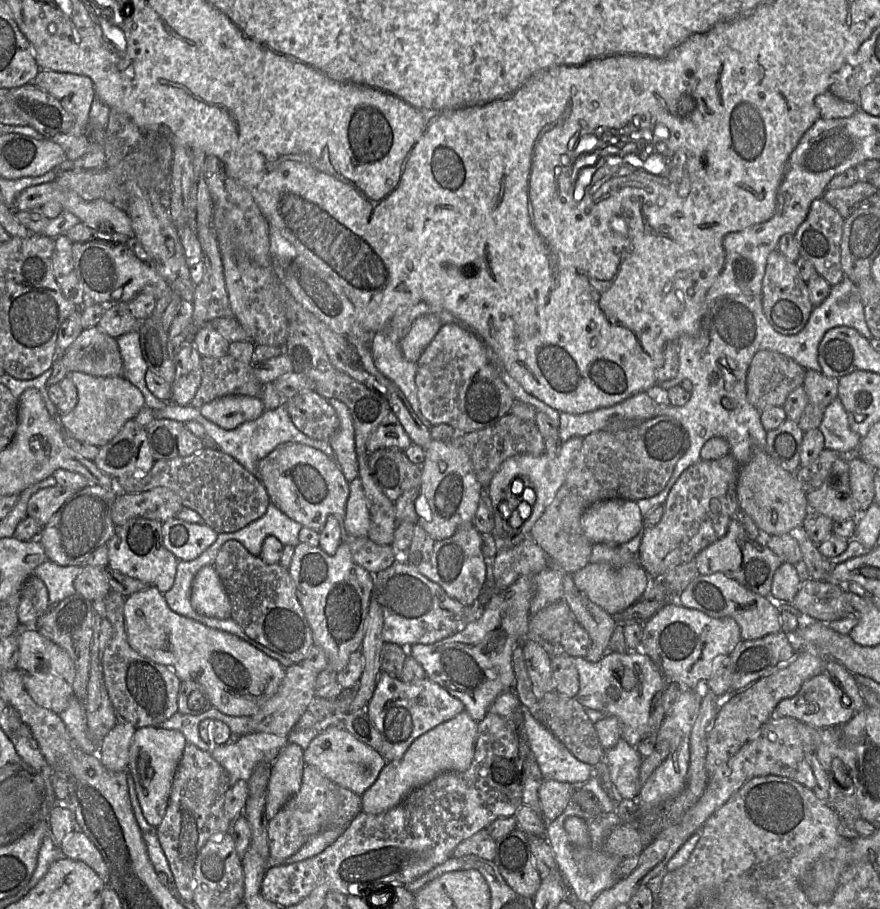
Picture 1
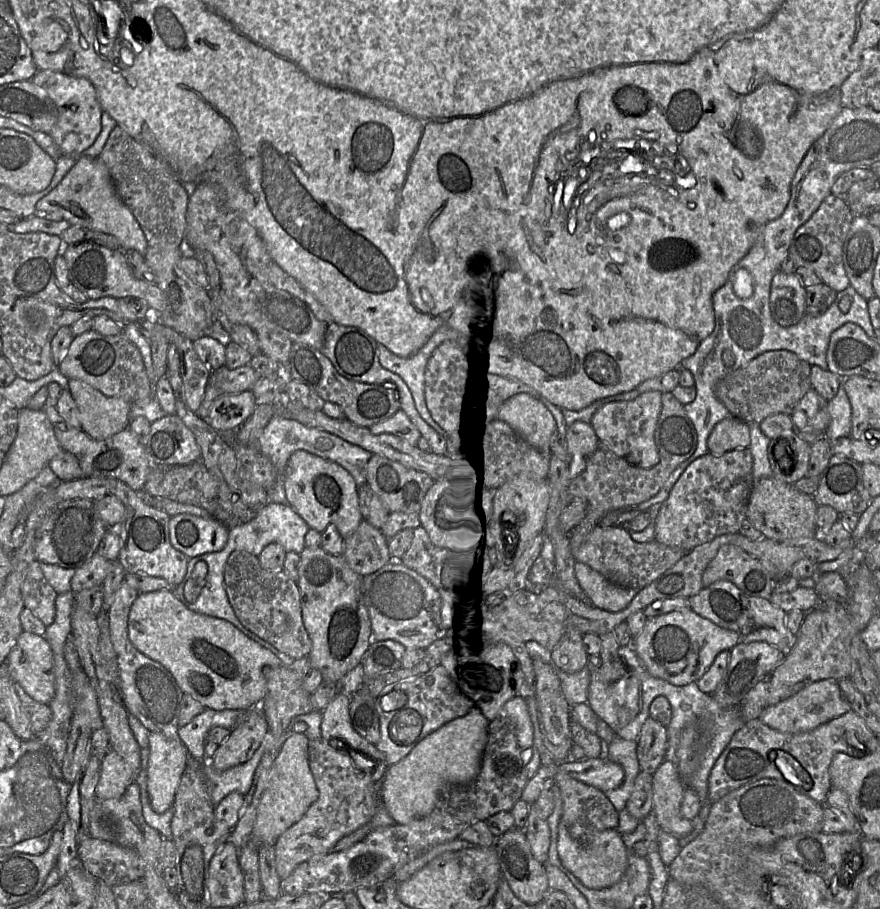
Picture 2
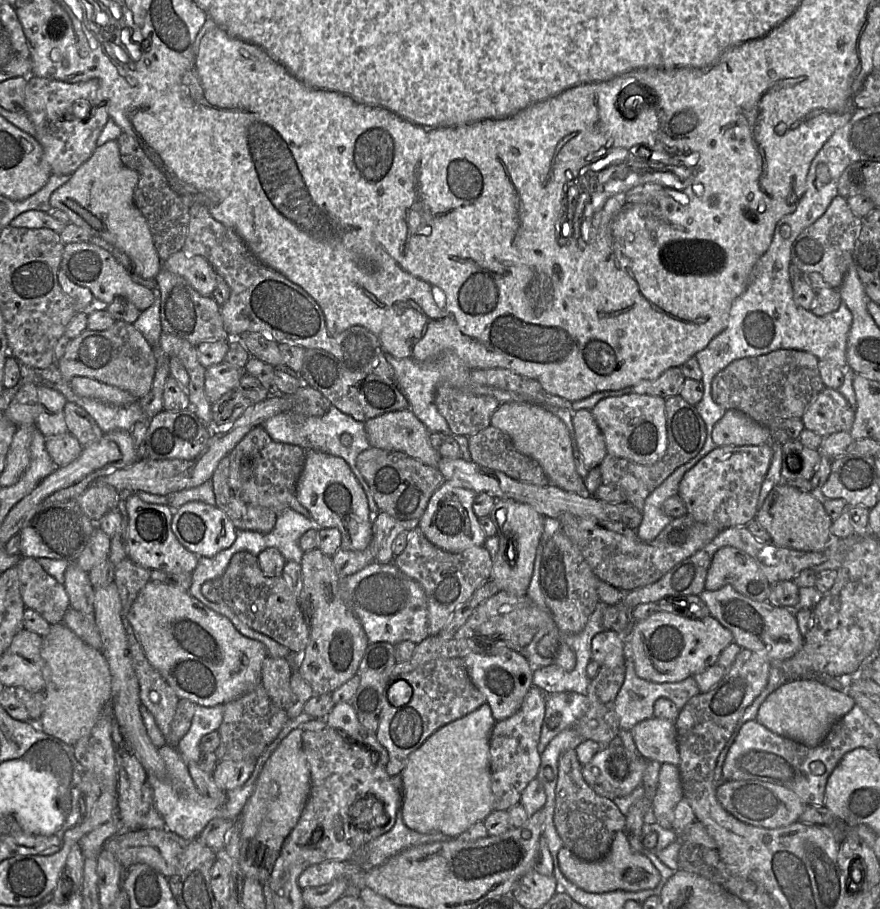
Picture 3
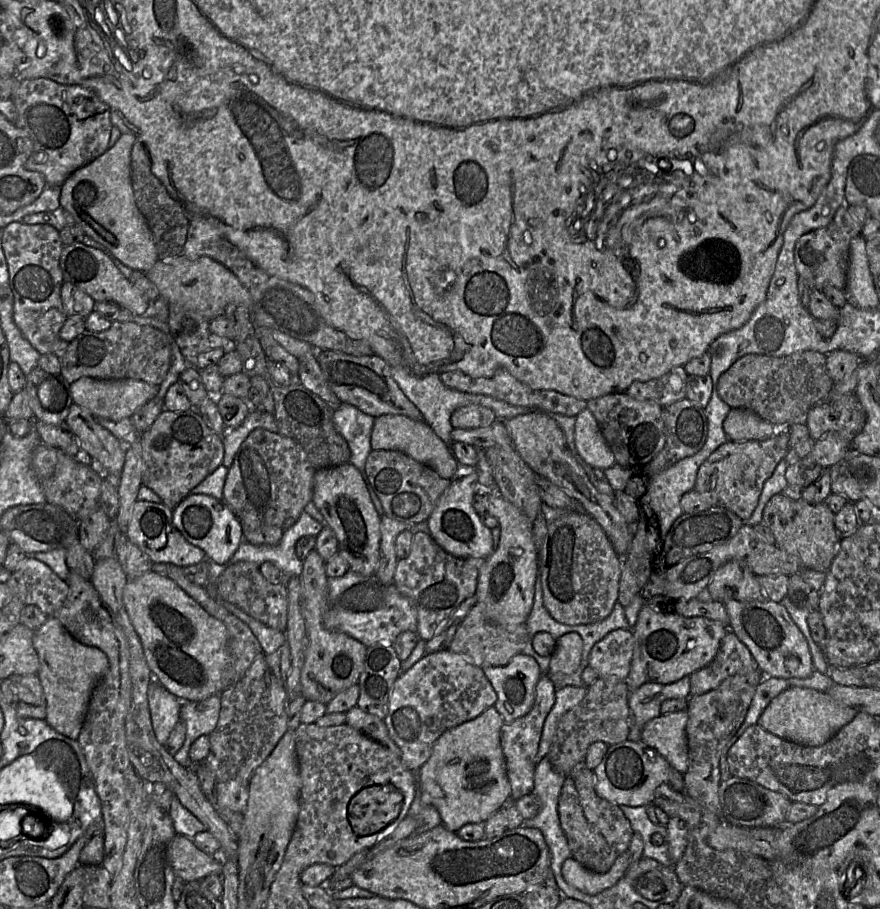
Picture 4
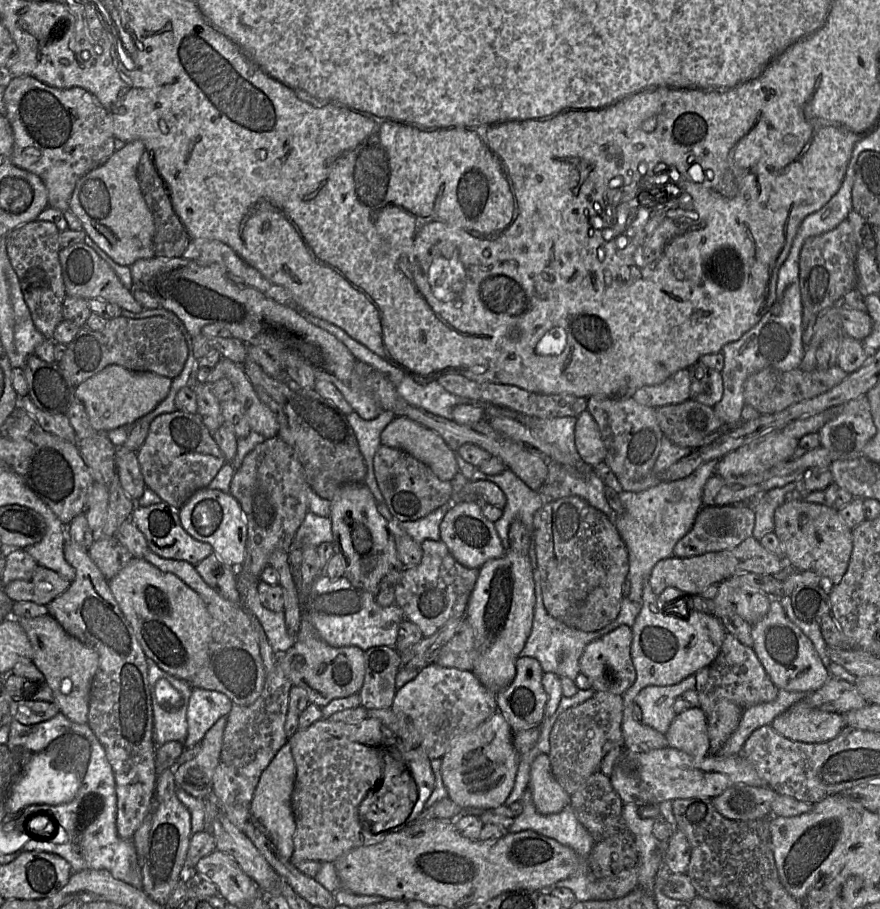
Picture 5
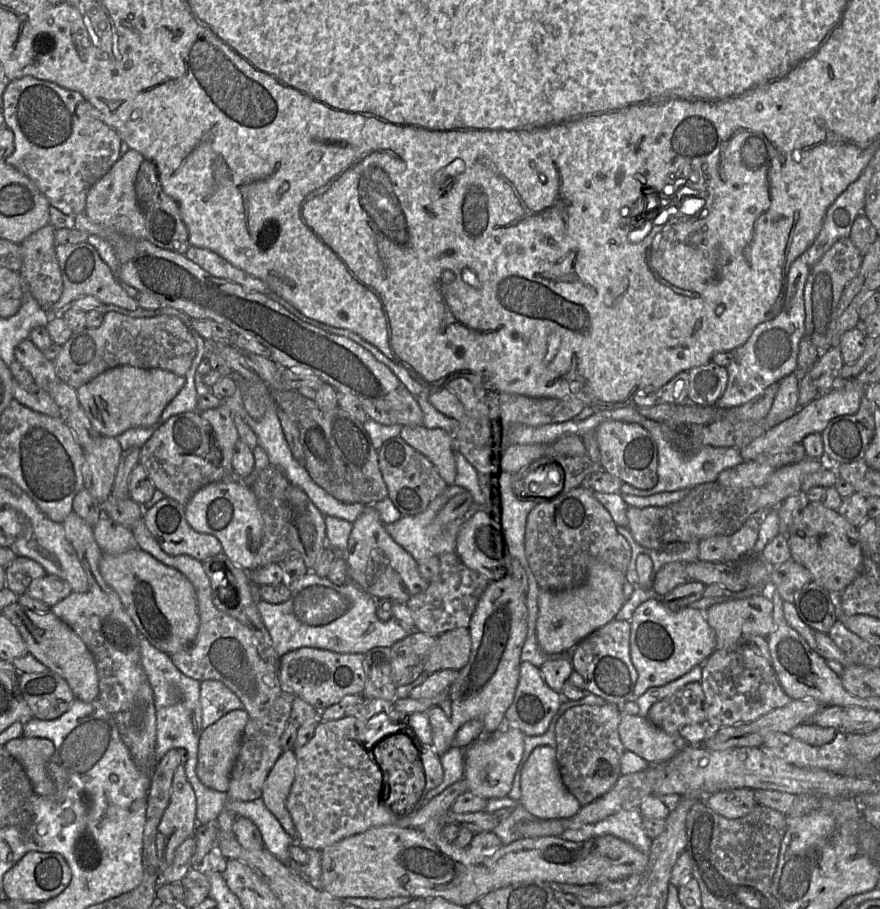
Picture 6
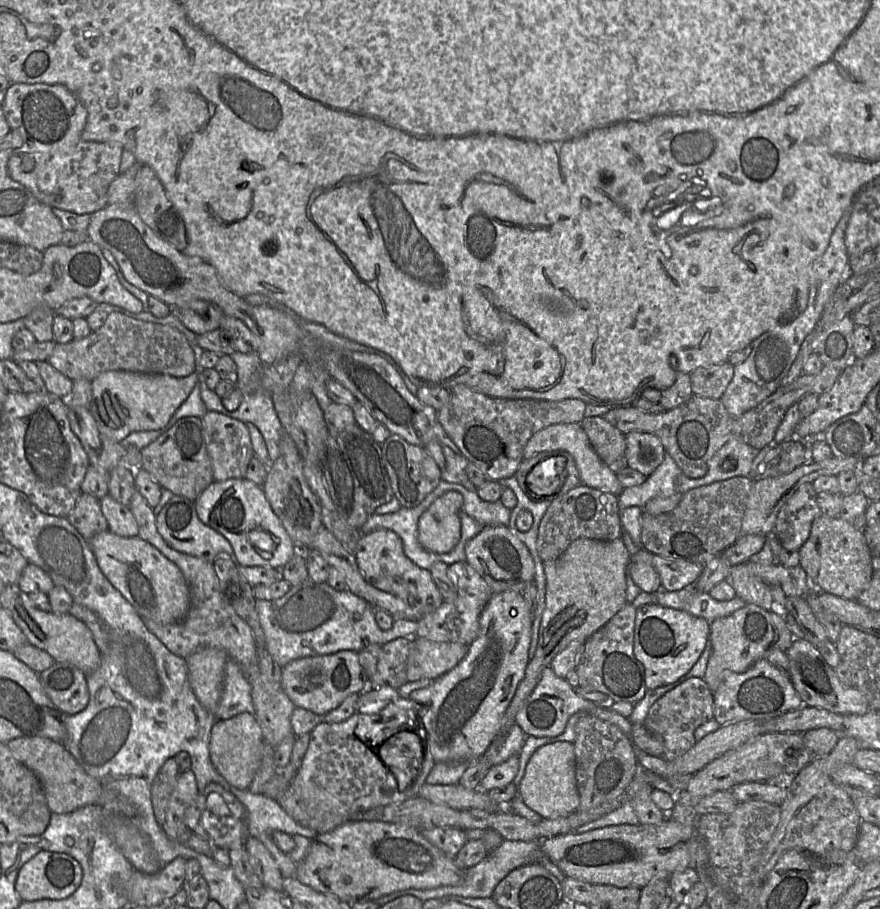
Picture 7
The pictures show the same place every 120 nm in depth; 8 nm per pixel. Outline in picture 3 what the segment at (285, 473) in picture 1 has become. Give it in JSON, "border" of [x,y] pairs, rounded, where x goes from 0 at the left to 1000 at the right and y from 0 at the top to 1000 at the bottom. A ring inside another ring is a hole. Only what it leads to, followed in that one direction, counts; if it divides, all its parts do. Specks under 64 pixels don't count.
{"border":[[[348,495],[348,504],[340,525],[335,546],[352,563],[361,581],[383,581],[388,586],[388,602],[393,605],[415,605],[424,593],[424,573],[417,546],[394,508],[359,495]]]}

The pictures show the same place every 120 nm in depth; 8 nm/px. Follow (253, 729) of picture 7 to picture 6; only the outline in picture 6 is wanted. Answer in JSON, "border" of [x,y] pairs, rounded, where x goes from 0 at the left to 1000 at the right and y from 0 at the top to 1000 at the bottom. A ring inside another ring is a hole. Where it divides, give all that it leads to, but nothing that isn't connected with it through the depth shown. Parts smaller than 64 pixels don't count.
{"border":[[[265,781],[230,804],[226,812],[223,850],[234,866],[249,871],[259,870],[263,849],[283,791],[283,785],[278,781]]]}

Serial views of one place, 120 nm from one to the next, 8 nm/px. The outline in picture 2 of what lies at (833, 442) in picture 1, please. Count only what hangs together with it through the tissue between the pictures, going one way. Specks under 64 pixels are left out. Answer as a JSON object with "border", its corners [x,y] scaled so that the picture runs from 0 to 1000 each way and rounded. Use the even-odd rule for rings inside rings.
{"border":[[[957,416],[952,431],[941,443],[943,465],[936,475],[936,481],[942,485],[955,481],[964,481],[967,476],[968,448],[958,425]]]}

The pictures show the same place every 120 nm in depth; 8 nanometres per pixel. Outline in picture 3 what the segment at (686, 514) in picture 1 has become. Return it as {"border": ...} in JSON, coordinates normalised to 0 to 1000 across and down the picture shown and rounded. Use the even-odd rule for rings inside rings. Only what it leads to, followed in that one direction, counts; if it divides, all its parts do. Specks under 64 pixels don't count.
{"border":[[[877,486],[810,494],[778,520],[772,532],[769,545],[776,550],[781,565],[793,574],[822,582],[848,579],[859,569],[865,535],[878,498]]]}

